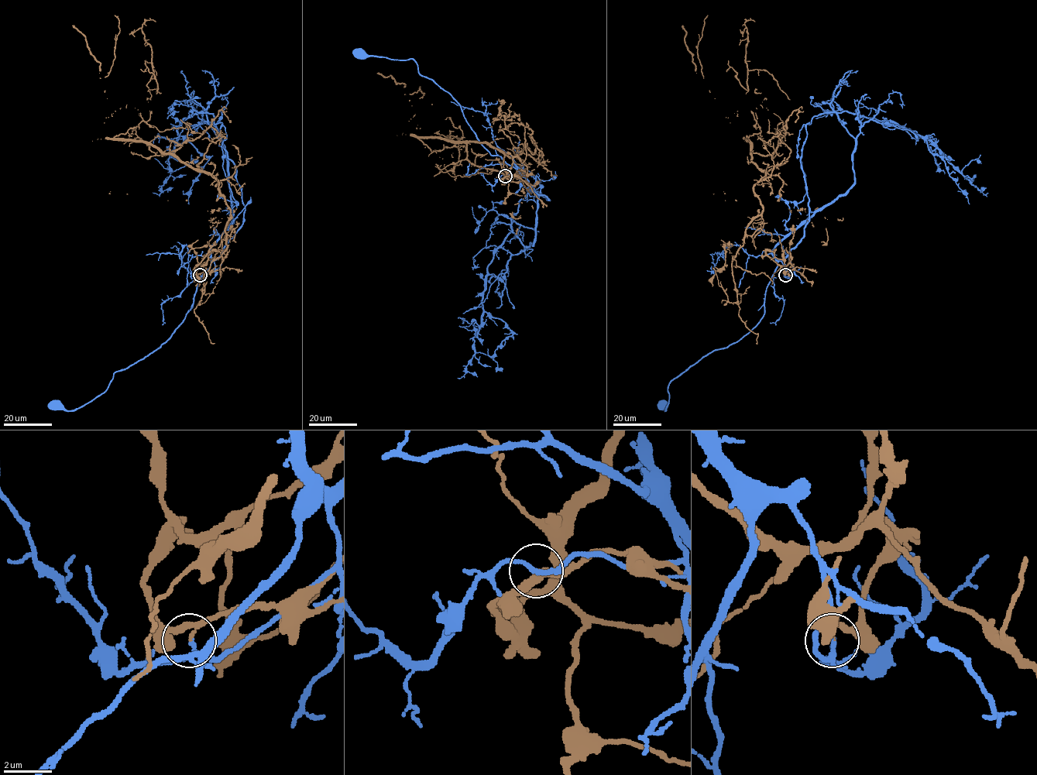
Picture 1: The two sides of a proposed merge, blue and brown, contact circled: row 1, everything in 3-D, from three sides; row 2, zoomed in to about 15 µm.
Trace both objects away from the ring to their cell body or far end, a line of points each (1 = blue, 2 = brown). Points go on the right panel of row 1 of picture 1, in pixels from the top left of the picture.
1: (785, 275), (780, 261), (766, 289), (760, 321), (737, 341), (708, 353), (673, 379), (664, 410), (662, 404)
2: (785, 275), (746, 232), (750, 154), (785, 132), (755, 22)

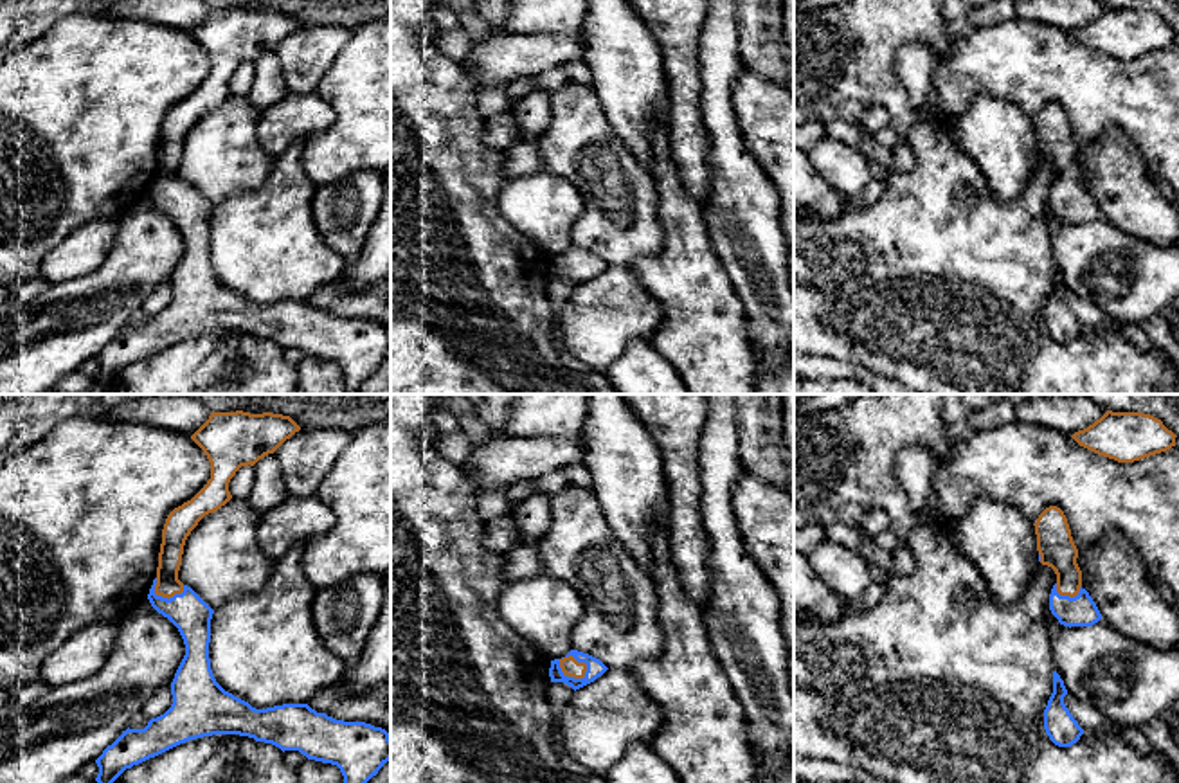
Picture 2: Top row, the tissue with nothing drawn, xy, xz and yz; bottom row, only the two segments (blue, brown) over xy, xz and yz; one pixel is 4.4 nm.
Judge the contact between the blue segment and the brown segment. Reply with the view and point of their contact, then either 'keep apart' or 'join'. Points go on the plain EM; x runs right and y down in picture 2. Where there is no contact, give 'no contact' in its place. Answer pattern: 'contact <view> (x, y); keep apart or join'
contact xz (569, 274); keep apart

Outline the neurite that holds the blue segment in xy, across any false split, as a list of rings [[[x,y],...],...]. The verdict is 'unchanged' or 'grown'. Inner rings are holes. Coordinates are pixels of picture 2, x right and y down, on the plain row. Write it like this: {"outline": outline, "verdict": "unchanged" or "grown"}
{"outline": [[[157,175],[149,185],[151,203],[167,214],[180,229],[185,252],[171,279],[171,304],[148,319],[144,326],[126,326],[95,356],[99,371],[95,378],[110,385],[112,380],[133,362],[155,355],[189,337],[212,331],[239,331],[265,338],[284,347],[299,347],[308,356],[337,362],[344,373],[346,394],[358,394],[360,385],[378,371],[391,356],[391,335],[382,324],[365,319],[344,319],[317,310],[308,301],[283,301],[266,306],[256,306],[248,299],[225,288],[214,275],[209,256],[211,216],[214,207],[187,182],[182,191],[162,194],[155,191]]], "verdict": "unchanged"}

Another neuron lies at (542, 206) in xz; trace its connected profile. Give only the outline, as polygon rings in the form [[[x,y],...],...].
[[[545,171],[513,176],[499,194],[500,214],[549,257],[572,247],[571,230],[583,209],[581,193]]]

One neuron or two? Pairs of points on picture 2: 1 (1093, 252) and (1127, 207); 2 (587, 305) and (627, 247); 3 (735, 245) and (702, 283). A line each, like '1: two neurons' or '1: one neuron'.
1: two neurons
2: two neurons
3: two neurons

